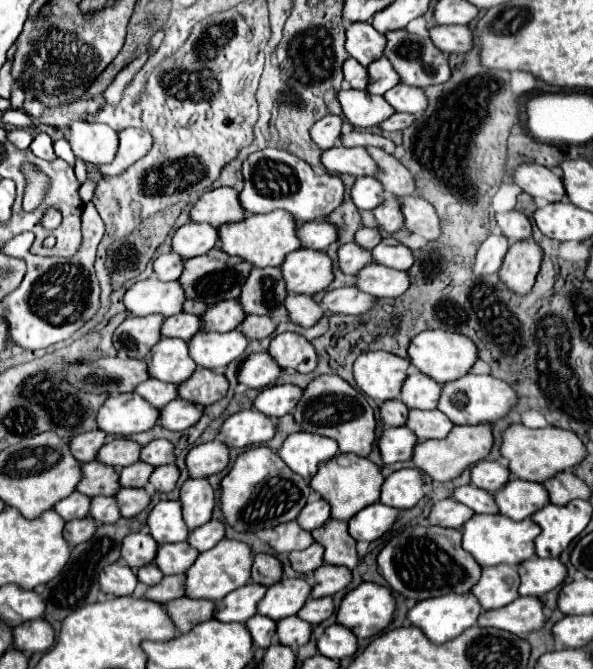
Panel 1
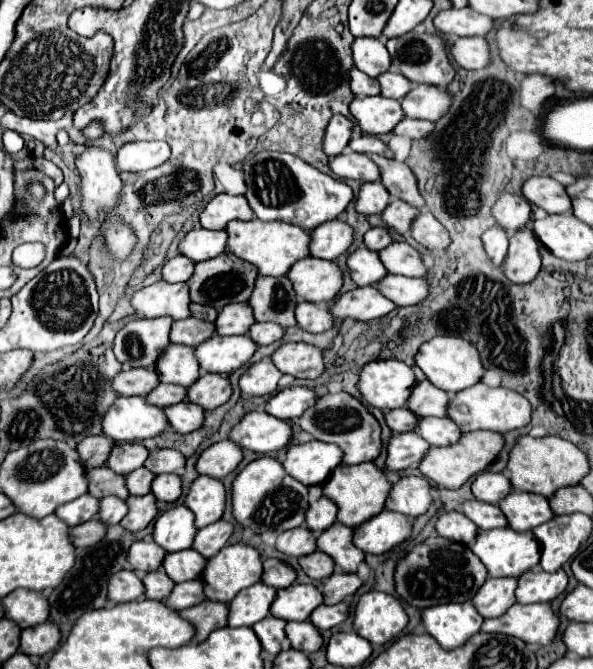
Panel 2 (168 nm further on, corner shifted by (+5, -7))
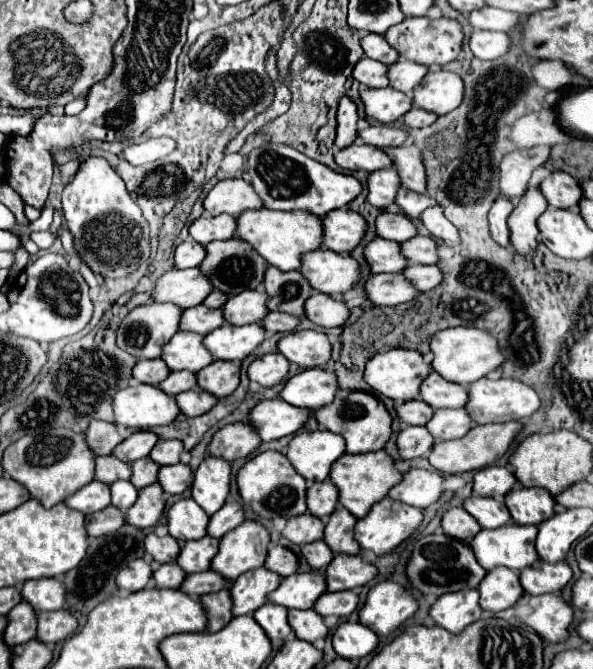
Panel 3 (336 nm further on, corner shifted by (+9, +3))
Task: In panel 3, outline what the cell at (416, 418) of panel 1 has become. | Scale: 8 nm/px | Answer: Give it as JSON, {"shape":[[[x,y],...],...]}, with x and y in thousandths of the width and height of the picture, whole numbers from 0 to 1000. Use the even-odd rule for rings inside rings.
{"shape":[[[747,610],[734,613],[730,625],[720,631],[720,643],[737,655],[737,658],[767,658],[781,655],[798,637],[794,622],[788,619],[784,610]]]}

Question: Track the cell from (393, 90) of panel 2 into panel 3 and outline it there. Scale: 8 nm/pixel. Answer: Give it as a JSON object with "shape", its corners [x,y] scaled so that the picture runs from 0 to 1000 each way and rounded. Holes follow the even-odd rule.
{"shape":[[[669,90],[666,96],[656,99],[659,132],[676,135],[683,141],[693,141],[696,132],[717,117],[720,108],[723,108],[723,99],[713,99],[713,96],[703,96],[703,93],[690,93],[690,90]]]}

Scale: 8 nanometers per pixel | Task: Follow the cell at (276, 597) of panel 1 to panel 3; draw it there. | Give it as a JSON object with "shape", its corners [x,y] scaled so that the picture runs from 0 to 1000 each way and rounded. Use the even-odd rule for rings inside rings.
{"shape":[[[538,855],[491,858],[454,888],[454,900],[481,909],[528,909],[535,894],[551,885],[548,861]]]}

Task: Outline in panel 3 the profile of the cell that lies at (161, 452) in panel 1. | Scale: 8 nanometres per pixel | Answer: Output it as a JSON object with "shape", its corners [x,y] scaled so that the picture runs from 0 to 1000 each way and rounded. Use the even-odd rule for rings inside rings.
{"shape":[[[268,658],[251,682],[272,697],[288,697],[288,694],[305,691],[305,676],[309,676],[309,661],[302,661],[302,658]]]}

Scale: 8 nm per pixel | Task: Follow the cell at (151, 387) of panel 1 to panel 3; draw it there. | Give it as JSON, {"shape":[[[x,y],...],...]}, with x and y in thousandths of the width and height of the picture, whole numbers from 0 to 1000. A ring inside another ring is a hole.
{"shape":[[[305,553],[305,556],[292,556],[282,562],[282,568],[275,568],[268,574],[268,580],[278,586],[278,589],[288,589],[288,592],[298,592],[302,586],[315,586],[322,580],[332,580],[332,562],[319,553]]]}

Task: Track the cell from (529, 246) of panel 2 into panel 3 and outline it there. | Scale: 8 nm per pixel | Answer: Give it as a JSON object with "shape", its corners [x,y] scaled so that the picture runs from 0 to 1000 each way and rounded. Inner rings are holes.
{"shape":[[[895,278],[865,311],[858,323],[858,344],[862,344],[862,368],[875,380],[892,380],[906,368],[906,326],[922,314],[922,299],[909,278]]]}

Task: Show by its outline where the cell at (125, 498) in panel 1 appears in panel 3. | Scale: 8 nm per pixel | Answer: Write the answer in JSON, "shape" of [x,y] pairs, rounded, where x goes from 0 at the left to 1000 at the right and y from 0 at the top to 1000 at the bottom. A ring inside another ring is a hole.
{"shape":[[[255,723],[241,732],[234,732],[234,744],[221,762],[214,762],[214,780],[231,789],[255,789],[268,780],[272,768],[278,762],[275,747],[275,729],[272,723]]]}

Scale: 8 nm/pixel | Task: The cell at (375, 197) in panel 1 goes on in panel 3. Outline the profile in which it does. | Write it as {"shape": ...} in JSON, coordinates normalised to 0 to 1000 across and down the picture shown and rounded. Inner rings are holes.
{"shape":[[[649,251],[639,257],[626,257],[622,260],[622,290],[619,299],[632,308],[632,311],[653,311],[656,305],[666,302],[669,284],[676,278],[673,260],[666,251]]]}

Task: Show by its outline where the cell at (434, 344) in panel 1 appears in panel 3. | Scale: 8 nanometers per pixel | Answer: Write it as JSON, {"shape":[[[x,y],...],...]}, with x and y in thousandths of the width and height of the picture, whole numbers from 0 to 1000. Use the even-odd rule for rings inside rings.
{"shape":[[[754,490],[727,505],[727,526],[734,529],[730,535],[730,553],[744,559],[747,565],[774,574],[798,574],[808,565],[821,562],[825,556],[845,550],[852,541],[852,532],[841,520],[841,508],[825,499],[821,493],[808,490]]]}

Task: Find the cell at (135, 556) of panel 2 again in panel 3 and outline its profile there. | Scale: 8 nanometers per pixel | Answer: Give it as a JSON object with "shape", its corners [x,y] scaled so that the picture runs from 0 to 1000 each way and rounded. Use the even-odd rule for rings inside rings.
{"shape":[[[251,798],[245,804],[245,825],[261,837],[261,840],[295,840],[298,831],[302,831],[302,813],[295,804],[288,801],[261,801],[261,798]]]}

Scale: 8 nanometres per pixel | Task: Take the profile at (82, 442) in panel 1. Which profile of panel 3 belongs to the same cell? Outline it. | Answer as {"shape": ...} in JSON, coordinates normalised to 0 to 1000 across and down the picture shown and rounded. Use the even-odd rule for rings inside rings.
{"shape":[[[174,628],[153,631],[153,637],[143,646],[143,658],[164,682],[187,679],[194,673],[194,667],[207,661],[204,649],[197,646],[197,637],[187,631],[174,631]]]}

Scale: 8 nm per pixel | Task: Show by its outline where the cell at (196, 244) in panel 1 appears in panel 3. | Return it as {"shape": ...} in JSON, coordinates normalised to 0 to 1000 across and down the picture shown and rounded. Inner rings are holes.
{"shape":[[[369,320],[352,326],[339,323],[322,335],[319,350],[329,362],[342,368],[352,365],[356,359],[390,359],[390,353],[400,350],[400,332],[386,320]]]}

